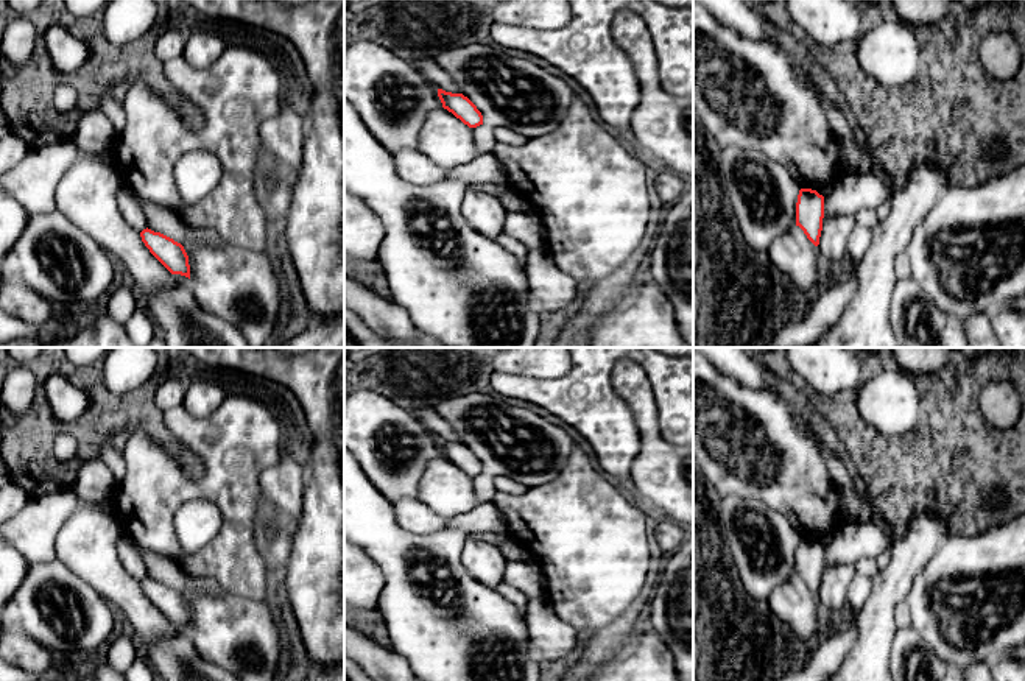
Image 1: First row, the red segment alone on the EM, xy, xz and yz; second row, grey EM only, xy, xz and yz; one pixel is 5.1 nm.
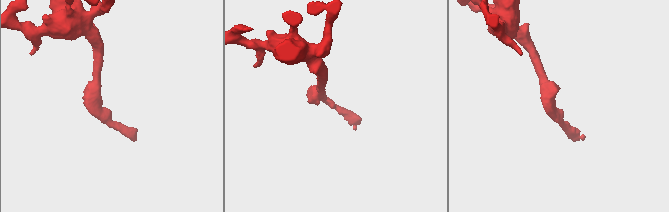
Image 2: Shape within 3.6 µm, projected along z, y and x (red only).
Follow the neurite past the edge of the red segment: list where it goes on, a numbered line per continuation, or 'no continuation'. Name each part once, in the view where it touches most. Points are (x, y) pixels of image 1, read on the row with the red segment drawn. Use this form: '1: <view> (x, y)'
no continuation

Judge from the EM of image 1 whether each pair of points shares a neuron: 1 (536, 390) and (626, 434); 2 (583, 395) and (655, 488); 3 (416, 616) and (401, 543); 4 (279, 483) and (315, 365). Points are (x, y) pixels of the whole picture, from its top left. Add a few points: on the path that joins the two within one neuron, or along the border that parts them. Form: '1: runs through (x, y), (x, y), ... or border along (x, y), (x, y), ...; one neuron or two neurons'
1: runs through (558, 396), (583, 398), (605, 419); one neuron
2: border along (637, 423), (641, 446), (626, 482); two neurons
3: runs through (415, 597), (404, 582), (401, 561); one neuron
4: border along (306, 458), (307, 485), (304, 496); two neurons

